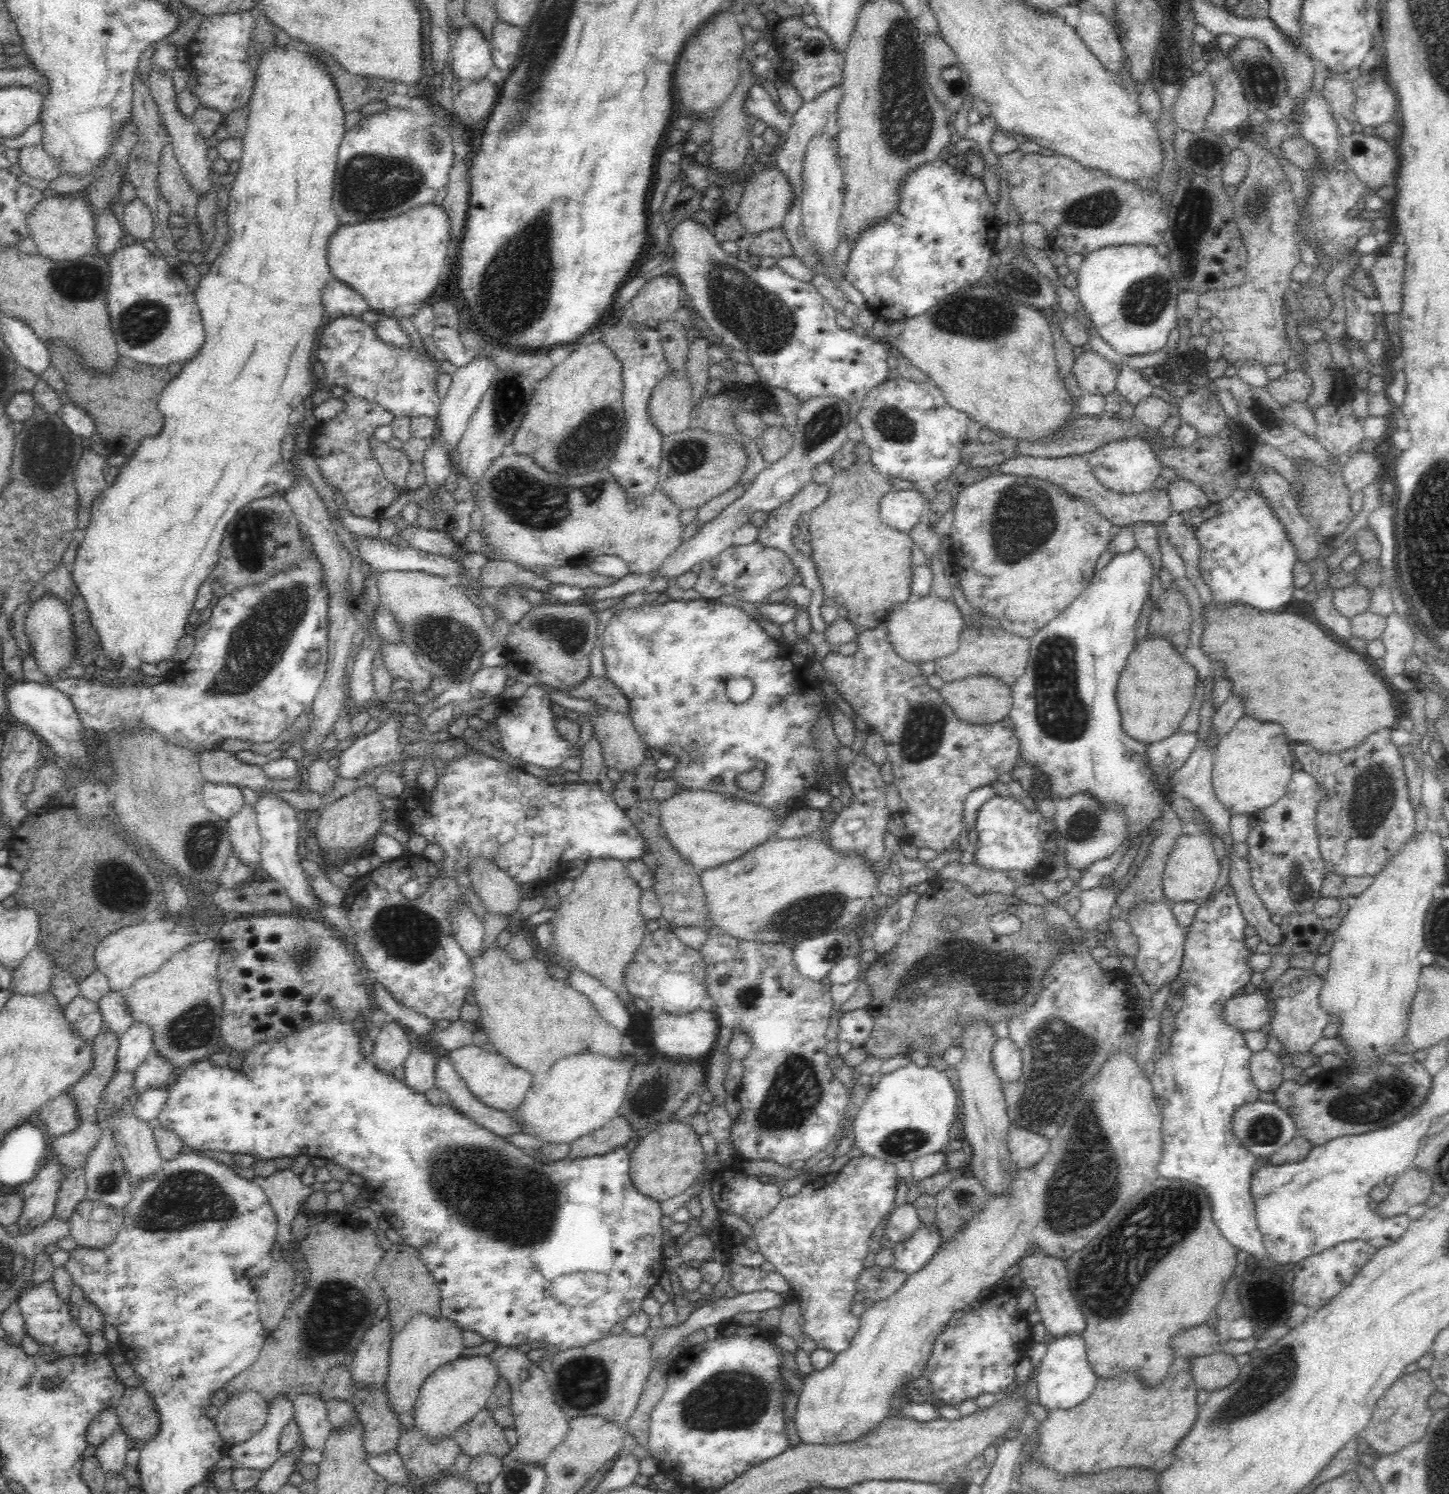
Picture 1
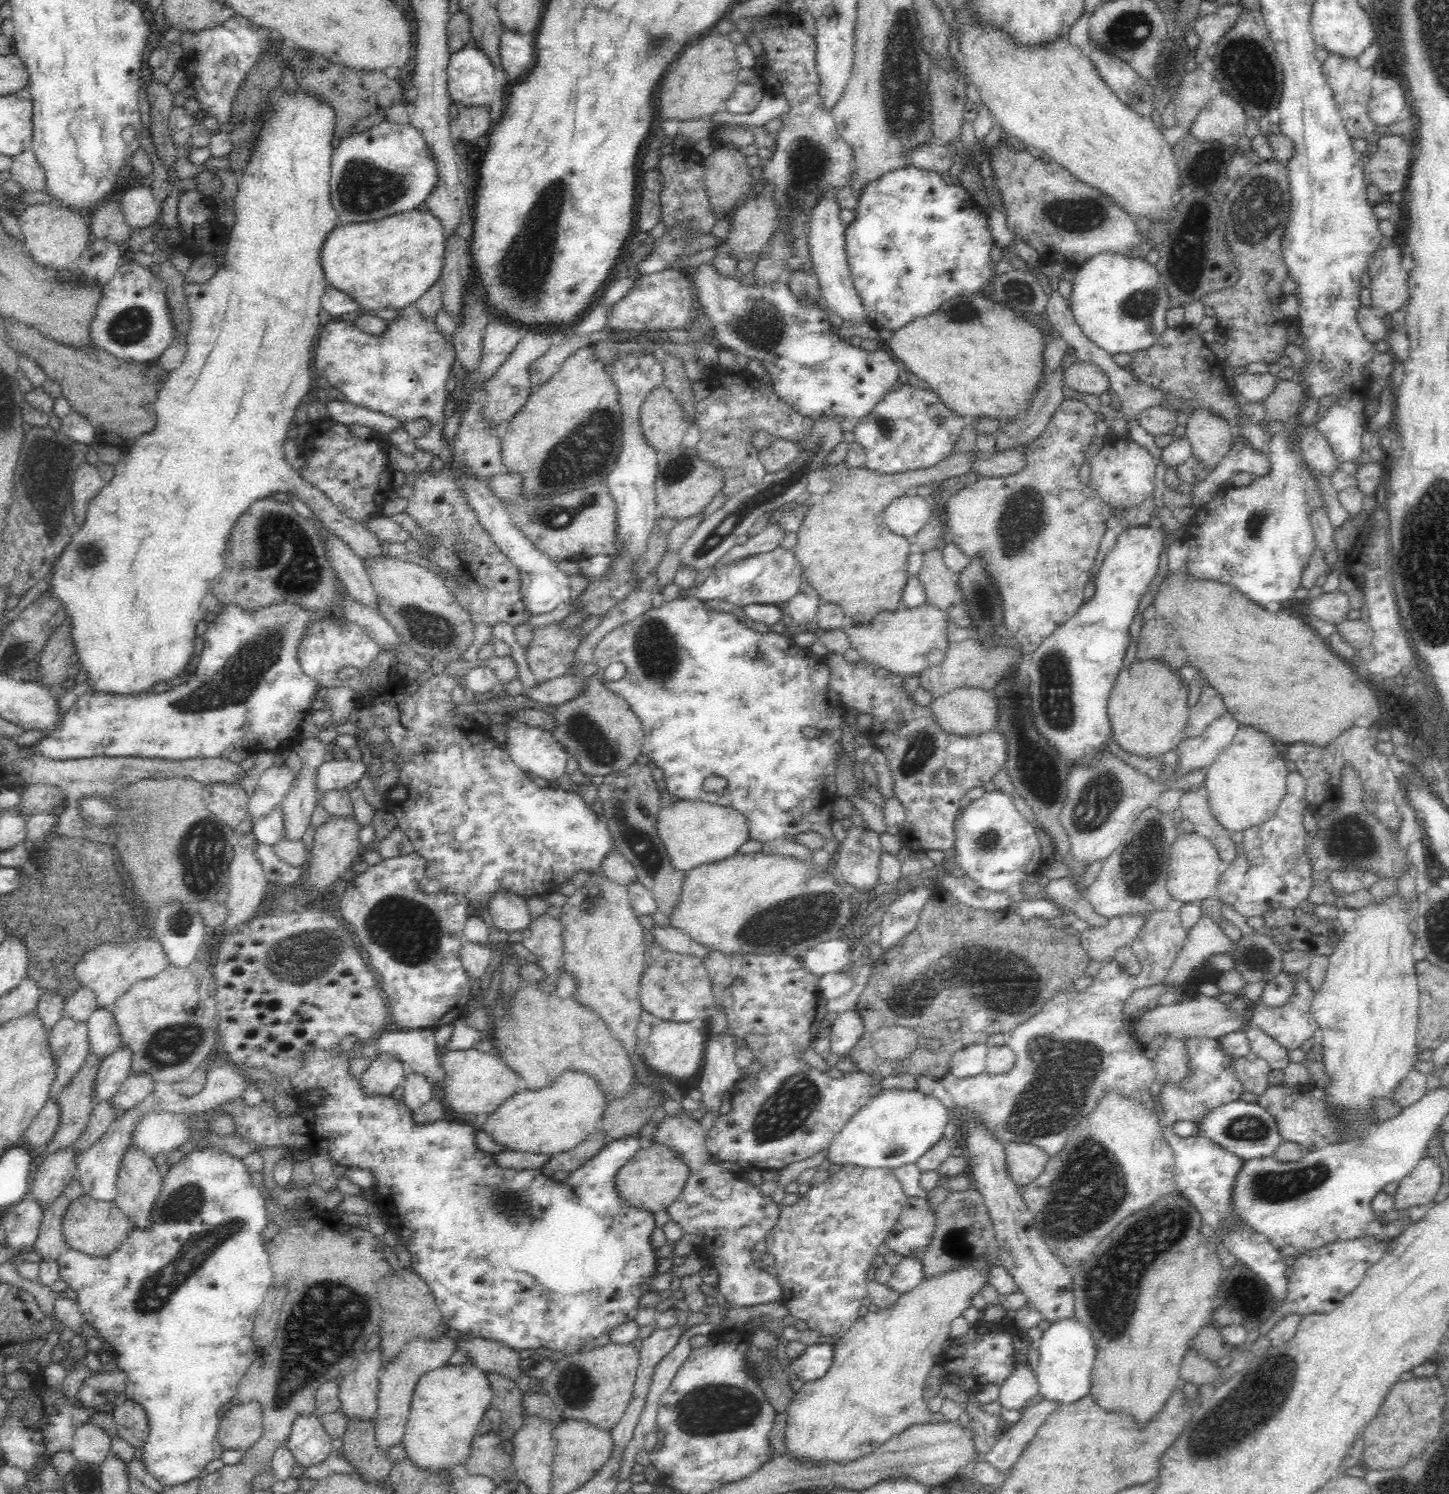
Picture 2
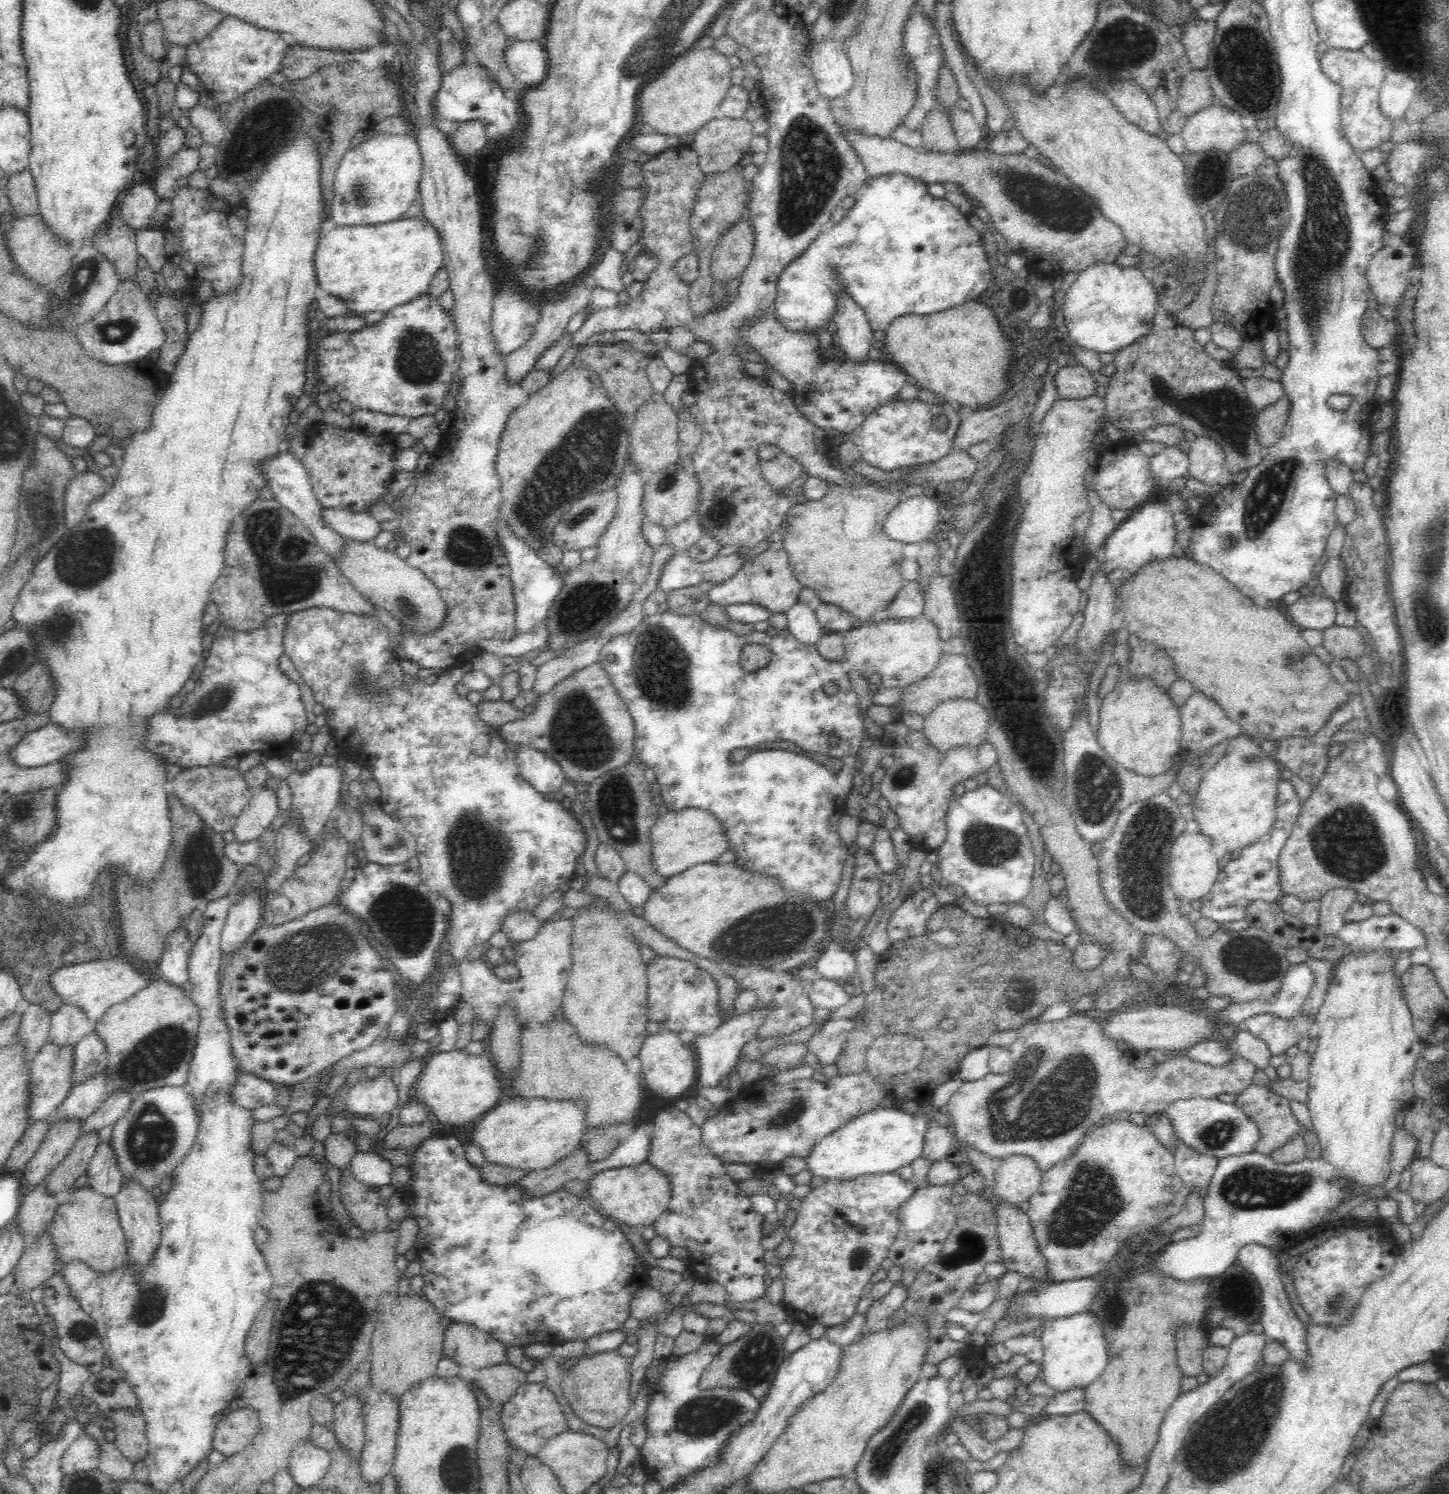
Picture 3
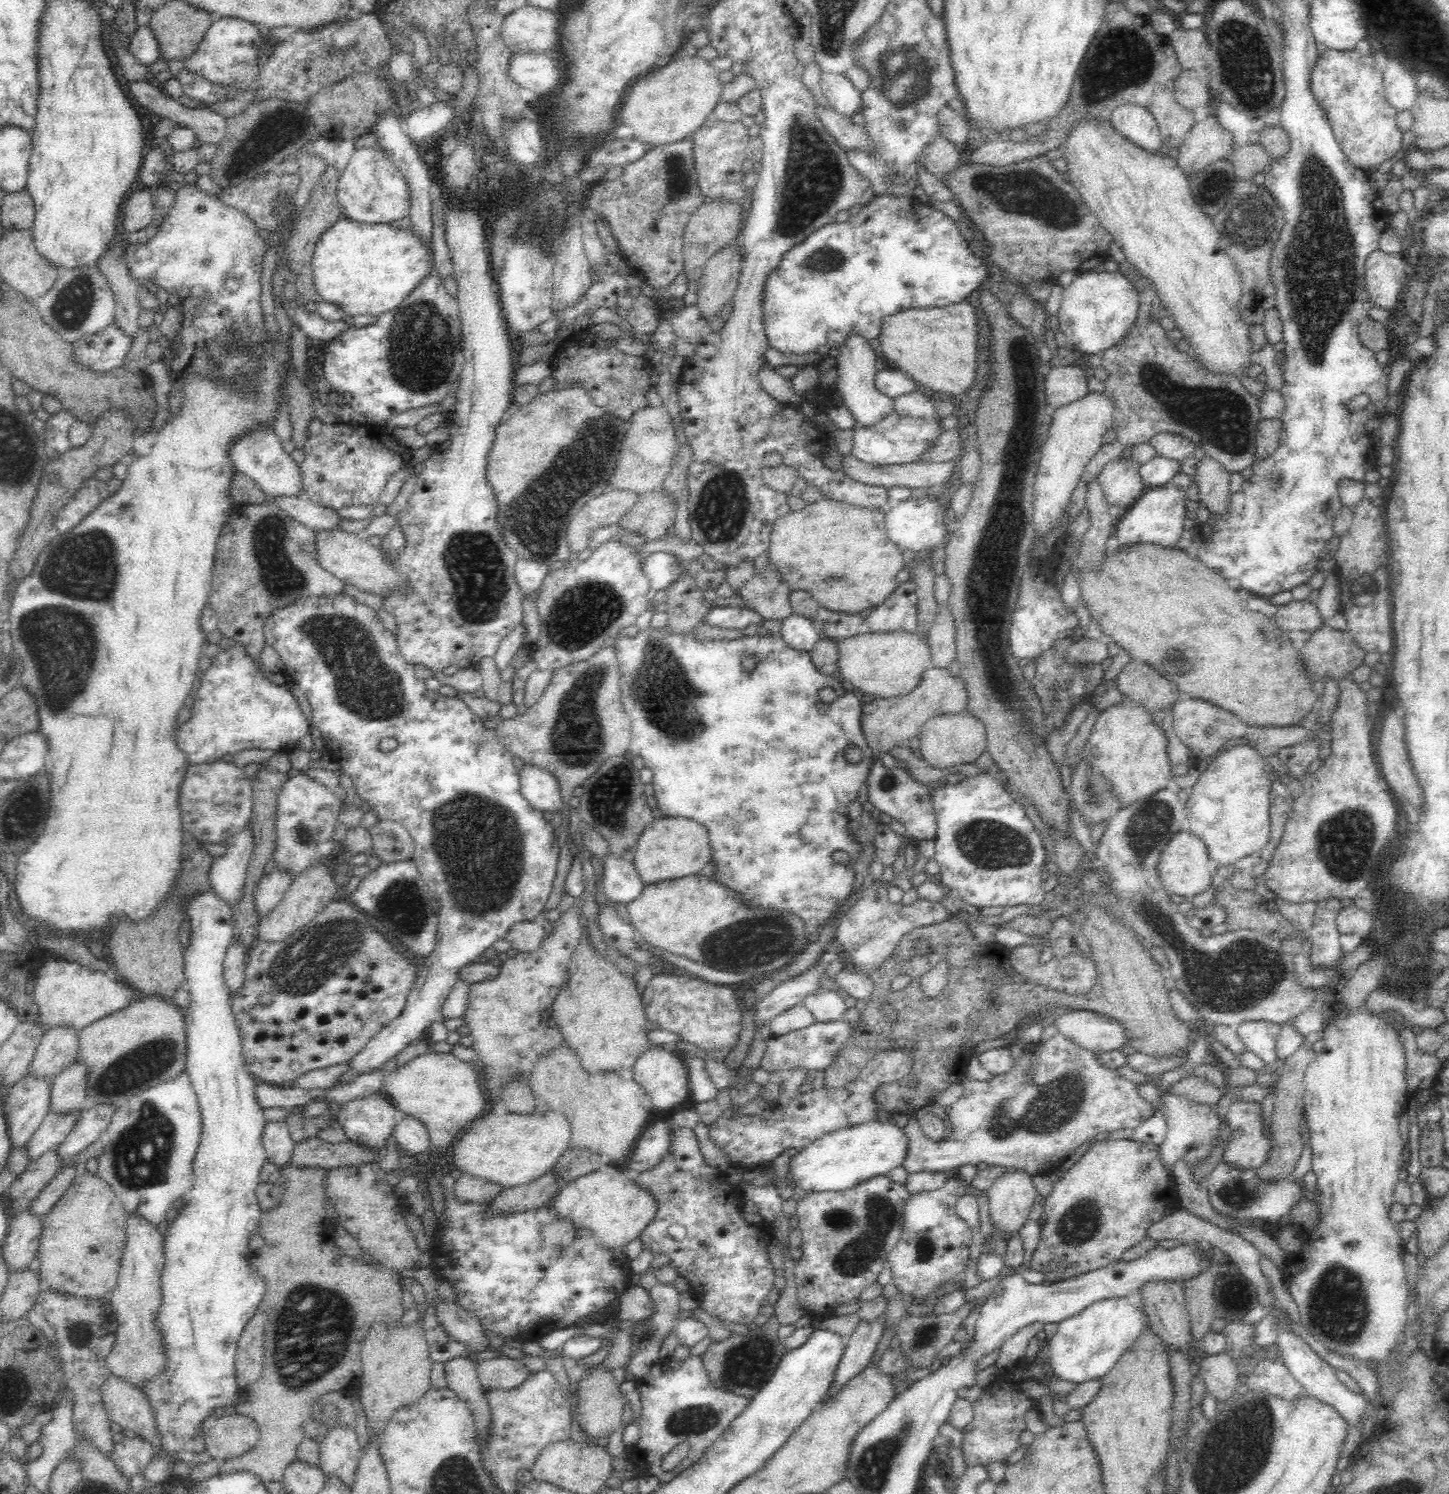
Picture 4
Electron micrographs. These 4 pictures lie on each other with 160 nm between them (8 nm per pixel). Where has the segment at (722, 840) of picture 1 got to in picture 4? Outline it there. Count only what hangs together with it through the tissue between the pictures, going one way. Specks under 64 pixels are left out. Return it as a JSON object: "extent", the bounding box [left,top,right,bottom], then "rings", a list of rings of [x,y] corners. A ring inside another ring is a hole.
{"extent":[632,819,710,885],"rings":[[[654,819],[639,836],[632,862],[645,885],[696,875],[710,861],[710,841],[706,827],[692,819]]]}

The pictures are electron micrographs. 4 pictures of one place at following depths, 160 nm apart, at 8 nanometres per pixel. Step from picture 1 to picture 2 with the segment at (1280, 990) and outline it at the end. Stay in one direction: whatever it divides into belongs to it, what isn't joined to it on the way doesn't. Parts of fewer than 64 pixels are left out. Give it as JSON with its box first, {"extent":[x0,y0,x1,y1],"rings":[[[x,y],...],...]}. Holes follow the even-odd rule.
{"extent":[1249,971,1319,1050],"rings":[[[1302,971],[1296,976],[1296,996],[1290,1004],[1284,1008],[1269,1008],[1266,1004],[1249,1006],[1249,1026],[1260,1028],[1268,1034],[1277,1044],[1288,1050],[1298,1049],[1306,1040],[1312,1038],[1316,1030],[1319,1030],[1315,1018],[1311,1014],[1315,993],[1307,982],[1307,972]]]}

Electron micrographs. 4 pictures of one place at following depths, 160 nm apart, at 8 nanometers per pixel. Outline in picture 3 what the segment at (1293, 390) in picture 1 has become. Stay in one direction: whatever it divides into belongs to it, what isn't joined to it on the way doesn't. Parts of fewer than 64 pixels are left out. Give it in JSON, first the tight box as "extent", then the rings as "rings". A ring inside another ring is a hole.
{"extent":[1256,395,1290,450],"rings":[[[1282,395],[1277,403],[1259,411],[1256,417],[1258,440],[1264,450],[1274,446],[1282,436],[1290,412],[1290,401]]]}

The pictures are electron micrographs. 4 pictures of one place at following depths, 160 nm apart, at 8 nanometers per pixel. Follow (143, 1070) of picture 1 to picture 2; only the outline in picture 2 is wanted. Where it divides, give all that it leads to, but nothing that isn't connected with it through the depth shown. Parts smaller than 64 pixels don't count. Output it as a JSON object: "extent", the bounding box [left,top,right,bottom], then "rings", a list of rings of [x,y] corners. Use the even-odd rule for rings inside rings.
{"extent":[111,1073,153,1112],"rings":[[[146,1073],[128,1075],[120,1086],[120,1091],[111,1098],[115,1110],[128,1112],[140,1104],[153,1091],[152,1079]]]}

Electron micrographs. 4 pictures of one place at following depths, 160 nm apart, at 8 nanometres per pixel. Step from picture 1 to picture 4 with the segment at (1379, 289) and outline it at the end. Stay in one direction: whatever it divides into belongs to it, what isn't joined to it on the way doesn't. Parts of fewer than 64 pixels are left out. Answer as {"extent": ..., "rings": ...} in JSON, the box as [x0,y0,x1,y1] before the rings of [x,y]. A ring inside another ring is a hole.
{"extent":[1366,249,1405,311],"rings":[[[1378,249],[1366,258],[1366,289],[1373,305],[1391,311],[1392,306],[1402,299],[1405,267],[1401,253],[1386,253]]]}

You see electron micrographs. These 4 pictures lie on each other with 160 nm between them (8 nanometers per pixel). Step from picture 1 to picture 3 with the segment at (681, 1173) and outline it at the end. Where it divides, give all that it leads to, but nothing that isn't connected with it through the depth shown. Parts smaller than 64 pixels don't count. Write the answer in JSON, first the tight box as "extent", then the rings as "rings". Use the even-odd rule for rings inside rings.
{"extent":[582,1163,670,1227],"rings":[[[646,1163],[632,1165],[629,1167],[612,1168],[596,1172],[585,1178],[586,1196],[582,1199],[588,1199],[592,1203],[592,1207],[602,1215],[608,1217],[610,1221],[614,1221],[616,1226],[622,1227],[623,1224],[629,1227],[648,1226],[666,1210],[666,1206],[670,1202],[670,1181],[664,1173],[660,1173],[658,1169],[654,1169],[652,1165]]]}

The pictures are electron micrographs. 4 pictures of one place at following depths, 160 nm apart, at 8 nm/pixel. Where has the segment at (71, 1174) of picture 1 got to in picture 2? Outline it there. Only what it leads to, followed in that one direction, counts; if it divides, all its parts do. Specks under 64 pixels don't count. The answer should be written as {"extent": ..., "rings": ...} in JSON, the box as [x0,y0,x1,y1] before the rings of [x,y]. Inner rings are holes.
{"extent":[32,1178,84,1263],"rings":[[[74,1178],[66,1185],[62,1194],[49,1208],[43,1210],[38,1239],[32,1245],[32,1251],[36,1252],[40,1257],[39,1263],[42,1261],[56,1261],[61,1255],[60,1251],[65,1244],[62,1235],[63,1214],[74,1198],[84,1194],[82,1183],[78,1178]]]}

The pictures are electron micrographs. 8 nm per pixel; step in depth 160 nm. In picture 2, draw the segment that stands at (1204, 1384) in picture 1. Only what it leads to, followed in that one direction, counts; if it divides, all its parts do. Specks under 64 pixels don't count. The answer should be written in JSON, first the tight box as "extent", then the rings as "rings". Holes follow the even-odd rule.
{"extent":[1179,1346,1220,1387],"rings":[[[1192,1346],[1186,1350],[1179,1366],[1182,1382],[1192,1382],[1198,1387],[1200,1384],[1212,1382],[1218,1374],[1220,1370],[1217,1370],[1214,1363],[1201,1357]]]}

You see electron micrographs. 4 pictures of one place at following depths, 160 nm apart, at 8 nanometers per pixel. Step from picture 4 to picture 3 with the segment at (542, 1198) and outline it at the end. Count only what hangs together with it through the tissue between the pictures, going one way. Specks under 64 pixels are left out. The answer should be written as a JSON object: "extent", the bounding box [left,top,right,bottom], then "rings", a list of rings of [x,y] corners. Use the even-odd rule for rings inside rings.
{"extent":[514,1148,589,1197],"rings":[[[576,1148],[550,1168],[527,1172],[514,1185],[532,1197],[546,1196],[562,1189],[567,1182],[583,1179],[589,1166],[586,1151]]]}

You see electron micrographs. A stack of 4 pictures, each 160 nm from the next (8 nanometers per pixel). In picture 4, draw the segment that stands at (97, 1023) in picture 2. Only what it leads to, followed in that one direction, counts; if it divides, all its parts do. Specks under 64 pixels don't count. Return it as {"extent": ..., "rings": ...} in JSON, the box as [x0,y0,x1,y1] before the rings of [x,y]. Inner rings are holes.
{"extent":[50,1063,86,1115],"rings":[[[72,1063],[52,1079],[50,1112],[60,1115],[84,1110],[86,1099],[86,1065]]]}

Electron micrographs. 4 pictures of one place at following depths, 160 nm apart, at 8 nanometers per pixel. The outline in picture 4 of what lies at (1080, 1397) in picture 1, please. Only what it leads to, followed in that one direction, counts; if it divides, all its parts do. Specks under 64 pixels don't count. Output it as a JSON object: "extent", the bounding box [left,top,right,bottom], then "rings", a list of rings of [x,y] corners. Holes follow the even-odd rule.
{"extent":[1049,1296,1148,1384],"rings":[[[1132,1296],[1104,1298],[1065,1318],[1058,1323],[1056,1333],[1049,1340],[1049,1364],[1054,1374],[1076,1384],[1101,1379],[1148,1327],[1144,1318],[1137,1299]]]}

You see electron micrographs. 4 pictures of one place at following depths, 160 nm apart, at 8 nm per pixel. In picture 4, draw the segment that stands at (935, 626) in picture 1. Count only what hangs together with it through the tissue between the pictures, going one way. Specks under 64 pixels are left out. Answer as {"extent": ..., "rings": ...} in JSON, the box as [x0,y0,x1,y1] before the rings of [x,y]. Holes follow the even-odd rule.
{"extent":[837,632,931,699],"rings":[[[861,632],[856,636],[837,641],[838,678],[858,695],[889,699],[912,692],[922,680],[922,673],[931,668],[930,647],[918,633]]]}

